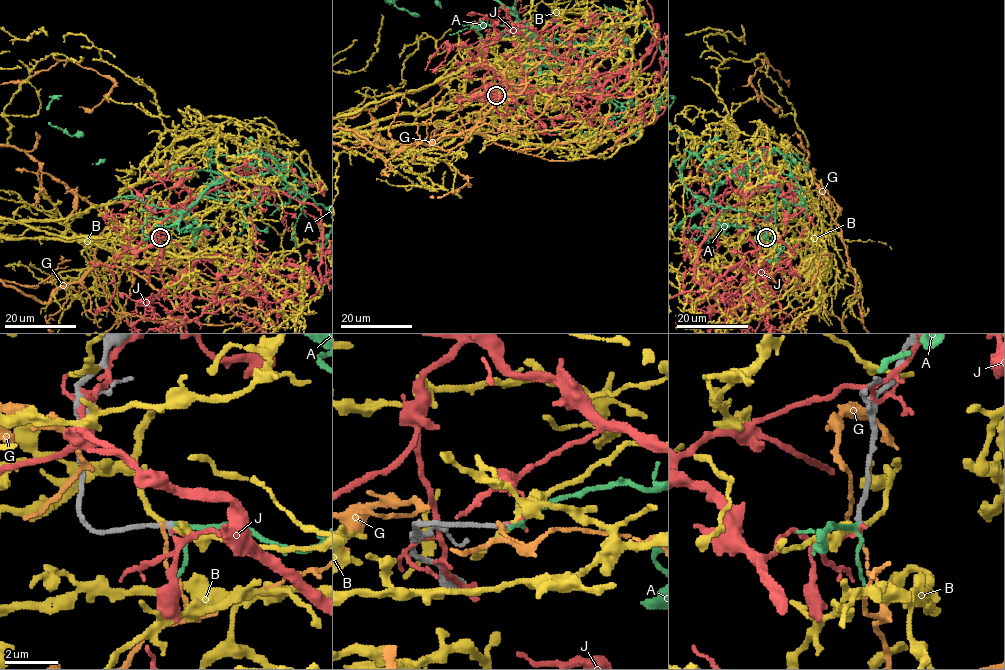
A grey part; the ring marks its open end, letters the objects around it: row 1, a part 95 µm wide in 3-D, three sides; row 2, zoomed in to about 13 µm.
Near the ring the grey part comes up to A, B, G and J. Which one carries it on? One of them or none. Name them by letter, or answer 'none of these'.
A

